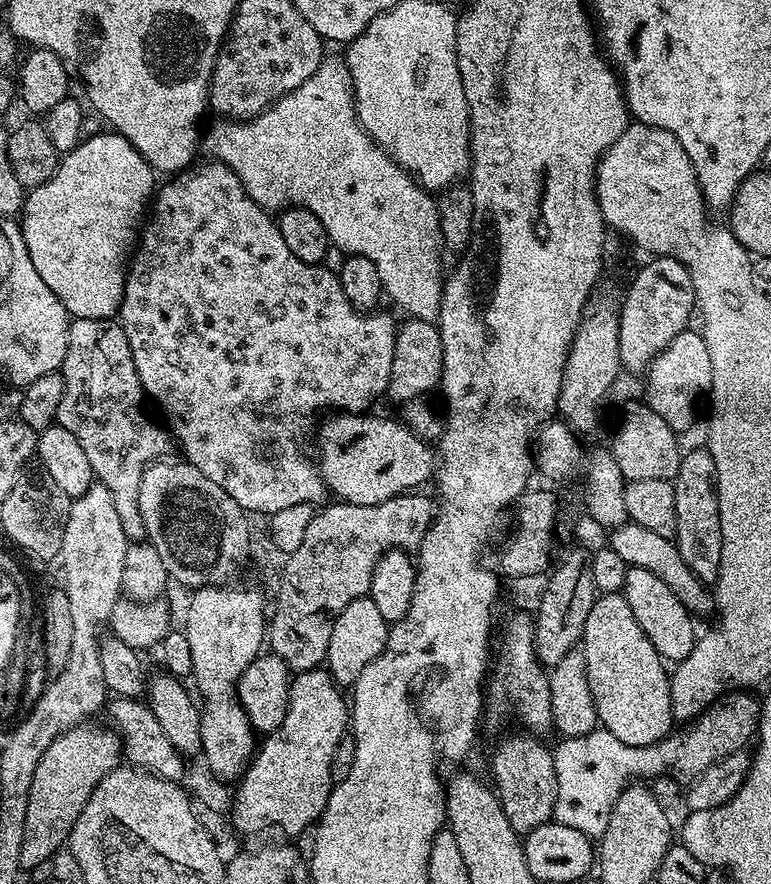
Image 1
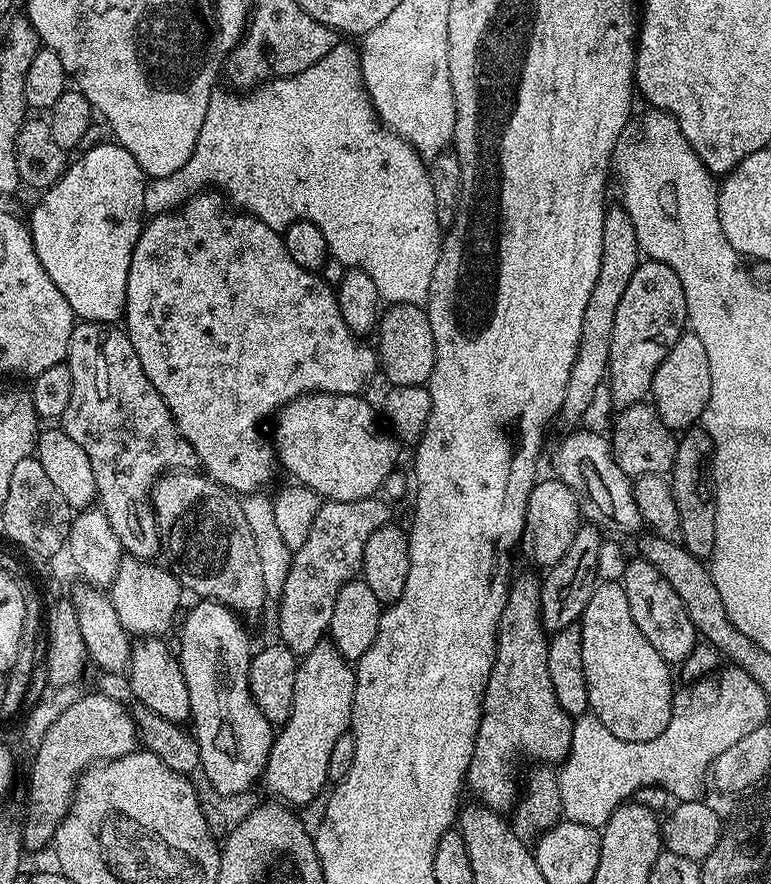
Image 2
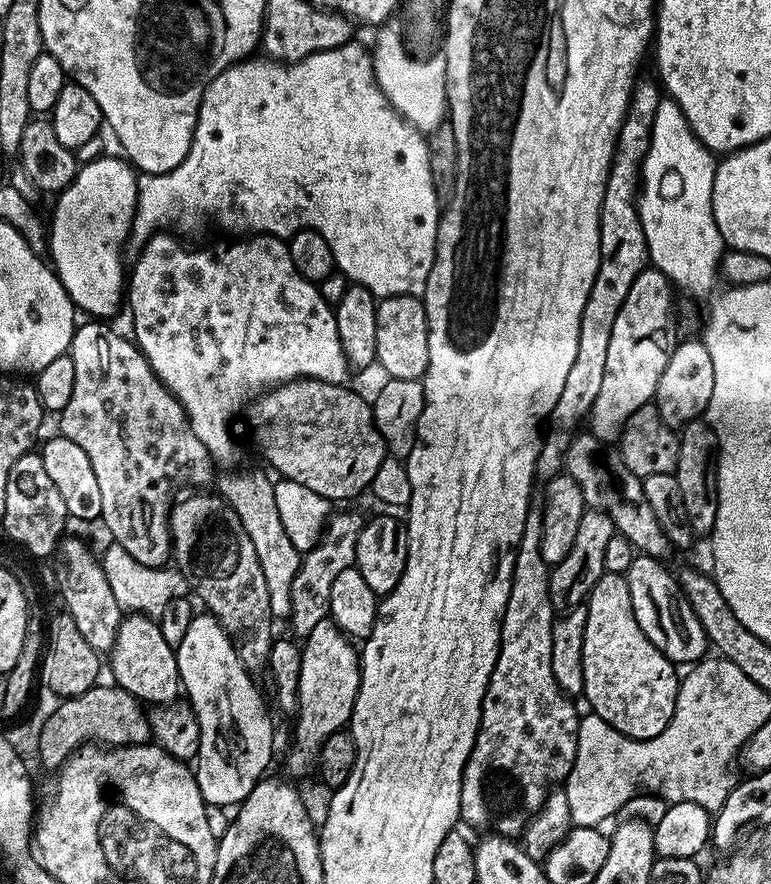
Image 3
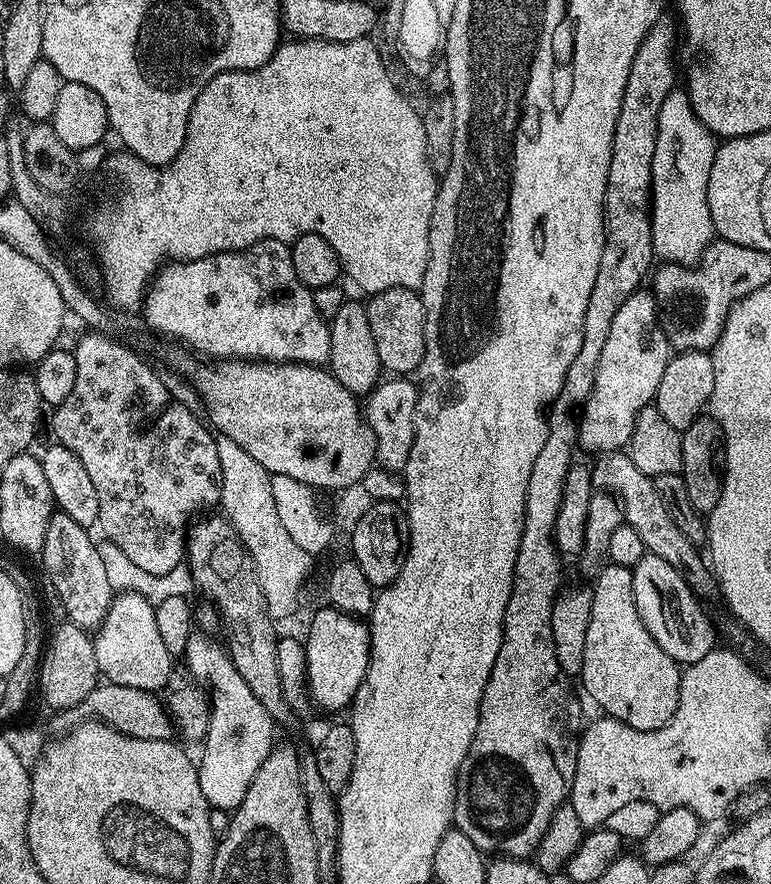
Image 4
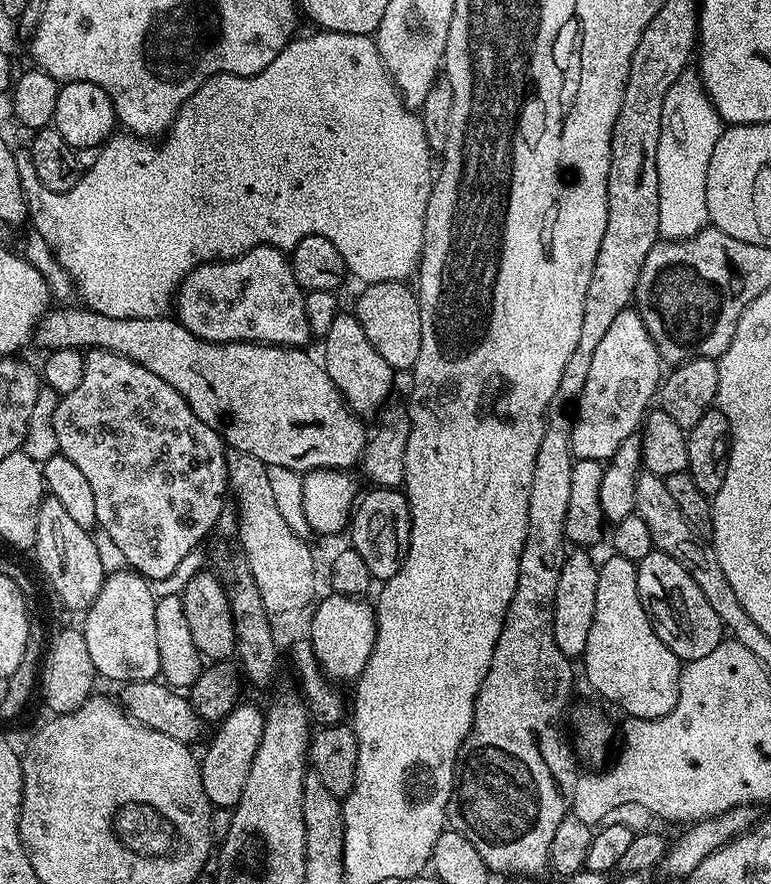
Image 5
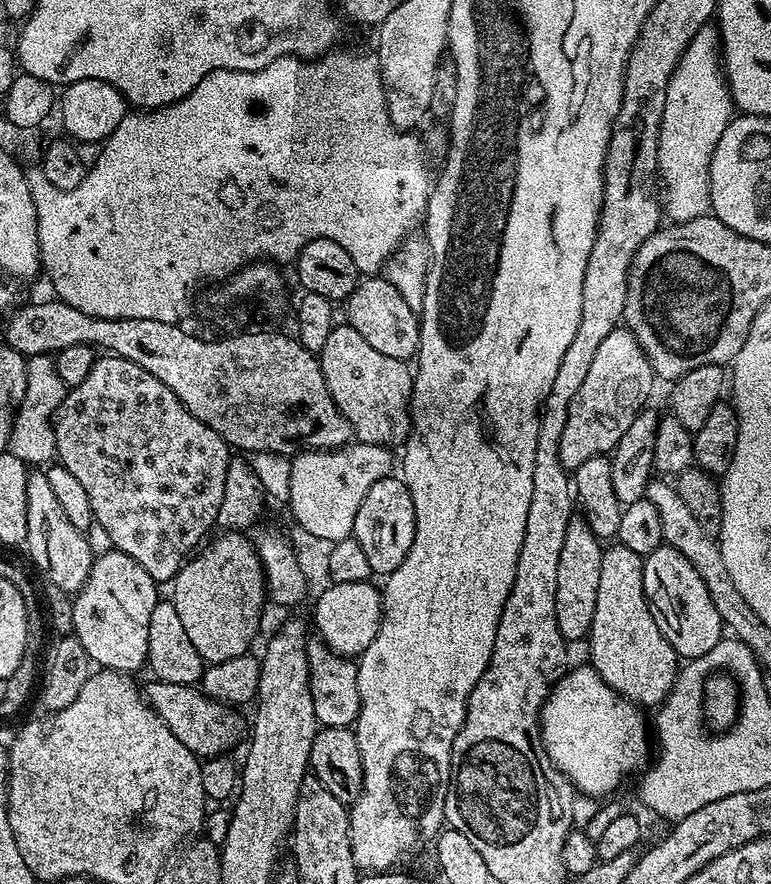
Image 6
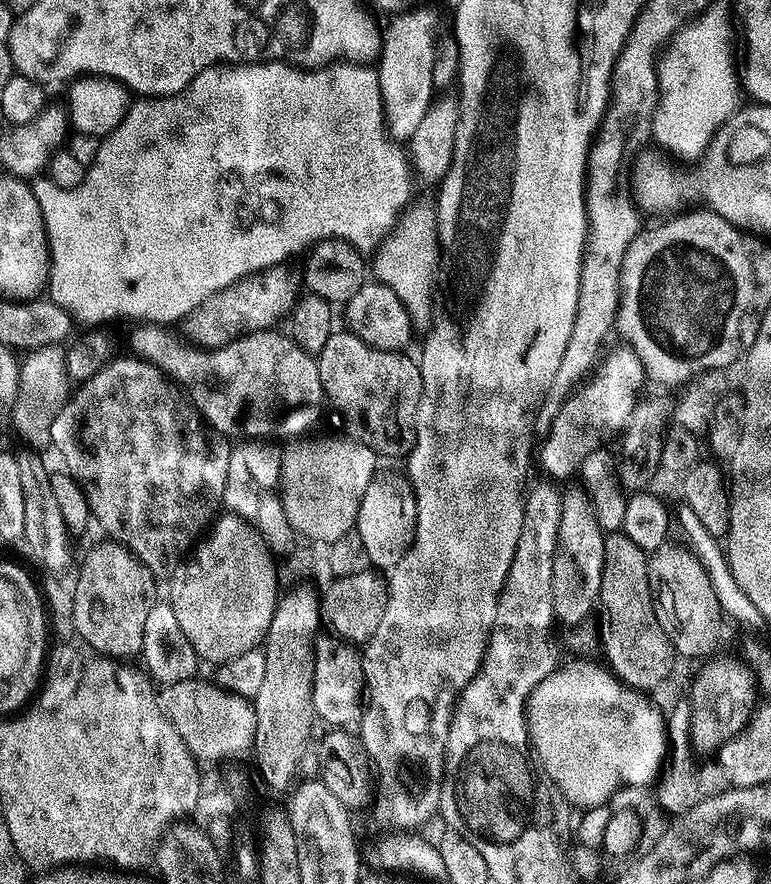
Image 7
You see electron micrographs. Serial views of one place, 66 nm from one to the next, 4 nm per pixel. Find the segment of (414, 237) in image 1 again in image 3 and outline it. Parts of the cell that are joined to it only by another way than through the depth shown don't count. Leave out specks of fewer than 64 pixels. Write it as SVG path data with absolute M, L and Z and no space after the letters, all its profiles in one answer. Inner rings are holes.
M359 42L334 46L334 50L322 50L295 62L281 62L271 58L256 60L249 58L232 67L222 70L206 86L200 99L198 122L194 126L194 138L186 158L174 170L153 176L141 175L136 181L136 217L132 223L131 239L137 242L148 240L157 230L175 230L177 233L196 232L207 220L213 220L228 234L263 234L291 238L304 228L314 230L330 242L330 250L336 259L337 269L354 284L366 286L370 294L377 298L386 296L423 297L426 278L436 261L436 239L442 211L441 197L437 196L434 180L430 174L430 154L425 133L418 131L413 124L406 122L388 104L387 98L376 81L372 69L372 54Z

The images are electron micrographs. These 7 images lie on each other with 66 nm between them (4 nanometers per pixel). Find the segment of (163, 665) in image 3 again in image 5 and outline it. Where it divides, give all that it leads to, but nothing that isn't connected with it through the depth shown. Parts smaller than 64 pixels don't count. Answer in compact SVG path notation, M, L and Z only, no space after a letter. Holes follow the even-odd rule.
M125 570L105 575L98 598L94 598L82 616L82 631L90 659L103 679L105 676L108 680L133 684L154 680L161 675L155 625L157 599L153 585L138 572Z

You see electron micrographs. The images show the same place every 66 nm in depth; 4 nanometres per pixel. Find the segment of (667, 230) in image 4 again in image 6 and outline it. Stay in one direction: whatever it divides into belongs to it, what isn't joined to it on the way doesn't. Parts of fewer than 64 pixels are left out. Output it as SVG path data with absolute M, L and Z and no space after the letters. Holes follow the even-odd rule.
M715 27L700 28L680 53L680 61L664 91L666 100L660 118L660 150L656 153L659 179L664 179L662 212L669 221L693 220L709 215L712 199L708 189L708 167L722 130L734 115L728 95L722 60L718 55ZM669 216L669 217L668 217Z

